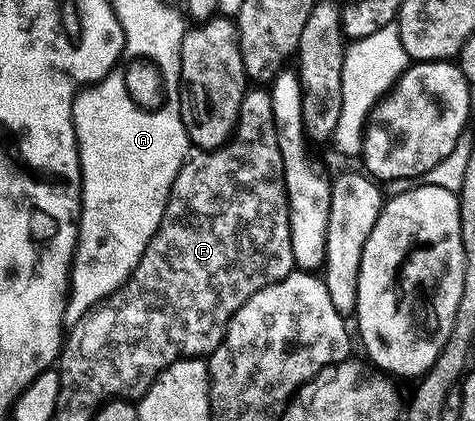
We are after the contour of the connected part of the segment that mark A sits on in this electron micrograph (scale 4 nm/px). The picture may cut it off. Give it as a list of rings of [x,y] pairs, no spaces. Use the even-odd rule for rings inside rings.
[[[118,69],[111,71],[94,87],[84,87],[79,92],[71,110],[71,120],[75,122],[83,192],[77,220],[79,236],[71,259],[71,281],[63,314],[63,322],[67,325],[81,321],[81,317],[94,311],[126,283],[161,225],[173,181],[189,154],[185,116],[175,115],[175,103],[171,103],[163,115],[143,115],[143,111],[135,111],[131,99],[127,99],[127,91],[123,91],[123,79],[119,79]]]

